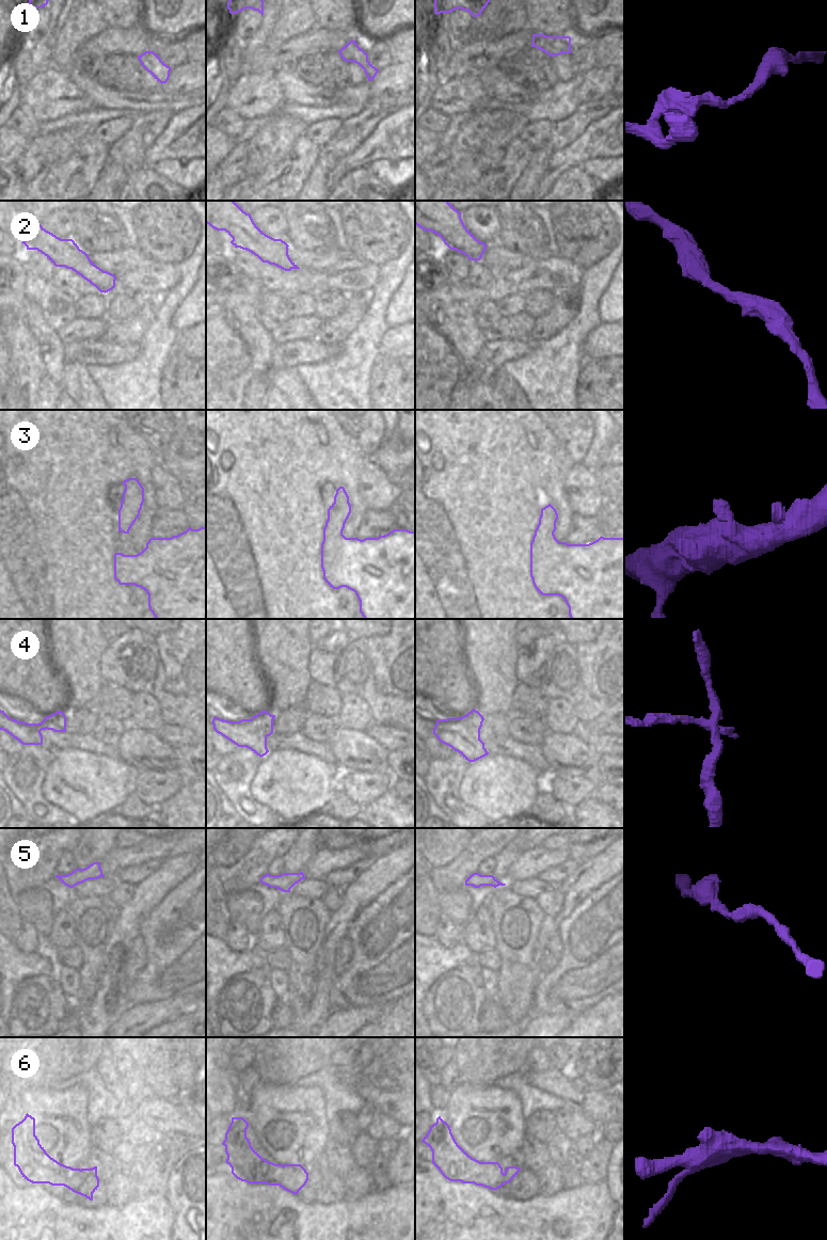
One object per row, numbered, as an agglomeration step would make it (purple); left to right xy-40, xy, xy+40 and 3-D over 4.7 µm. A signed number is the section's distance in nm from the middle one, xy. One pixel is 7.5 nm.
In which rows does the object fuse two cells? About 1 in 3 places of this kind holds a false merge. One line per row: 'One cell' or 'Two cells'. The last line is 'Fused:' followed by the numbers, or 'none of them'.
1: One cell
2: One cell
3: One cell
4: Two cells
5: One cell
6: Two cells
Fused: 4, 6

